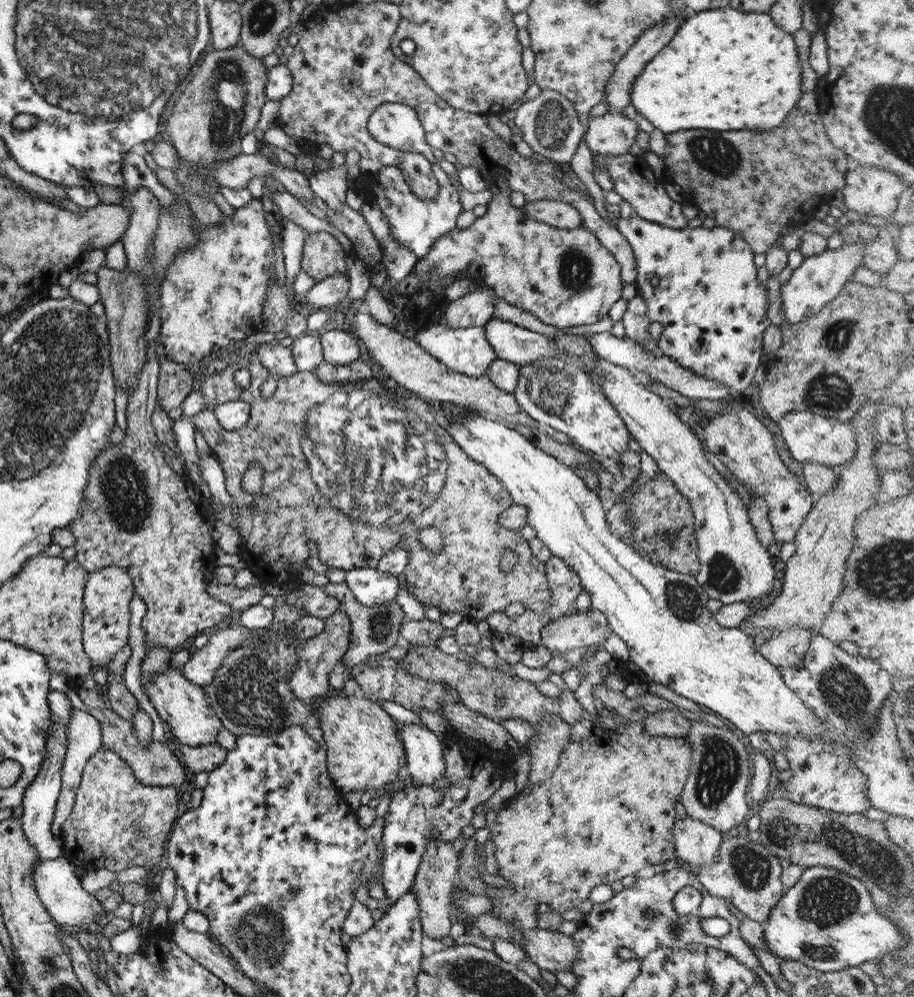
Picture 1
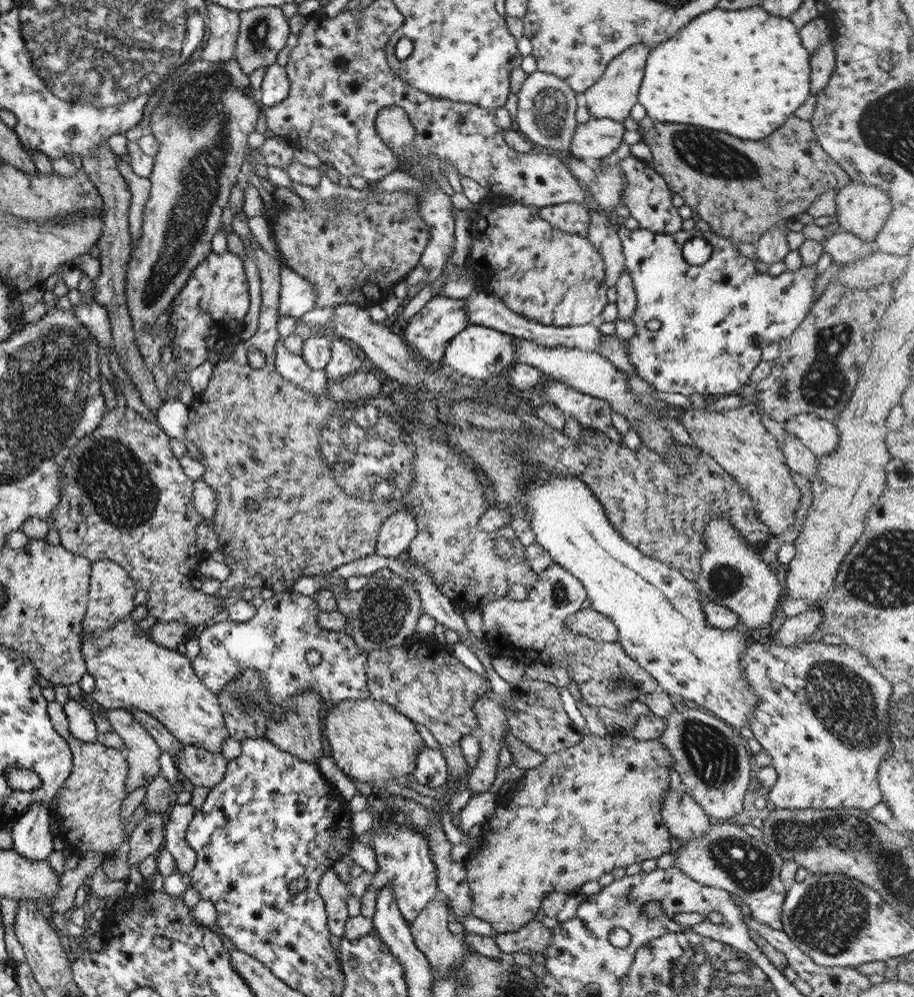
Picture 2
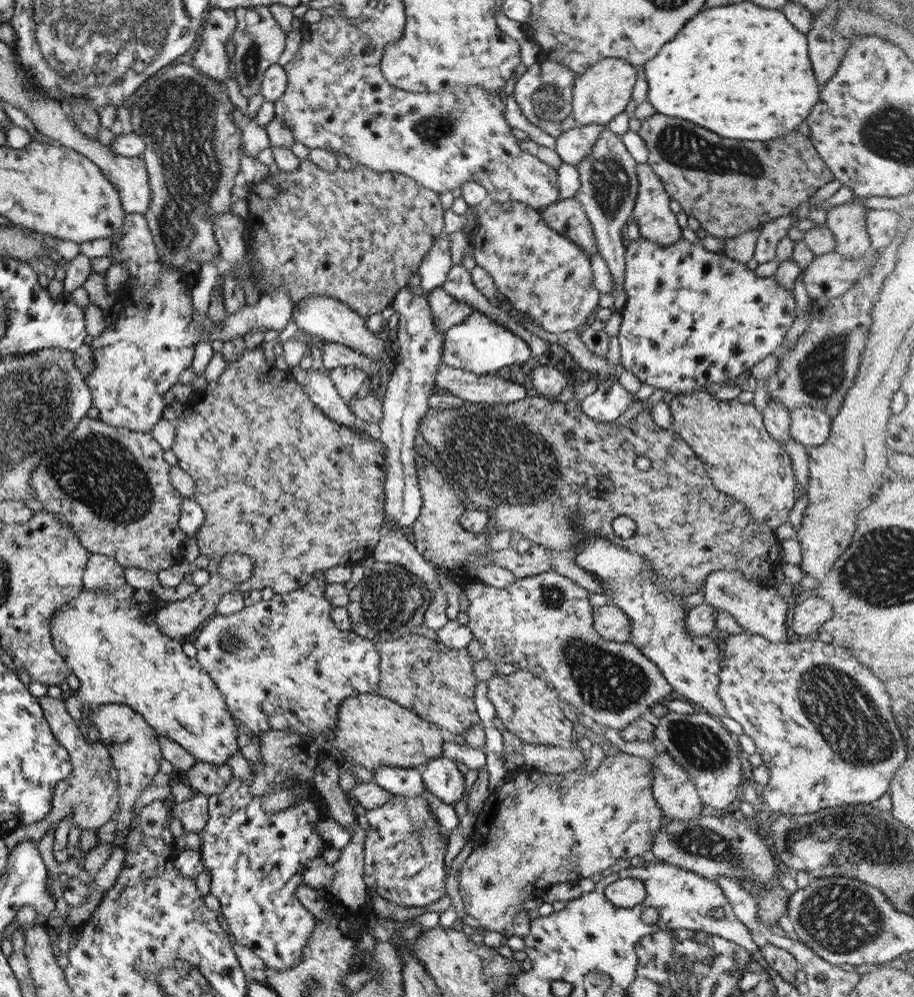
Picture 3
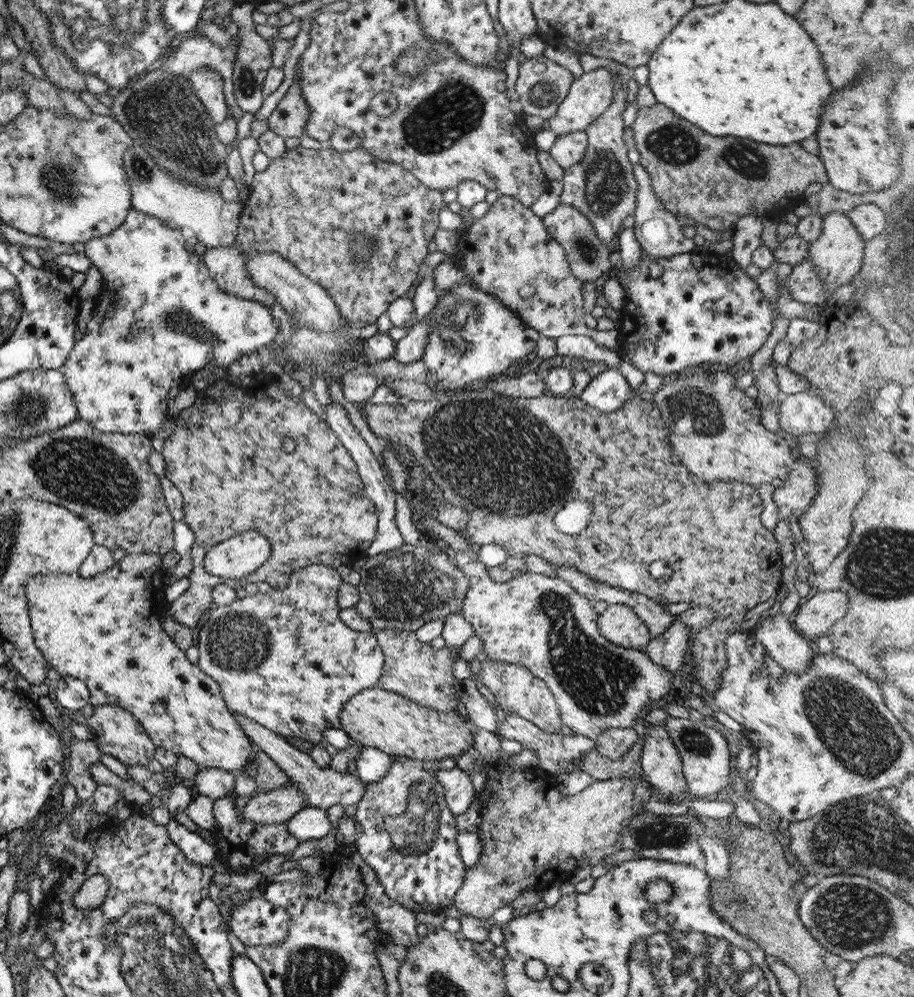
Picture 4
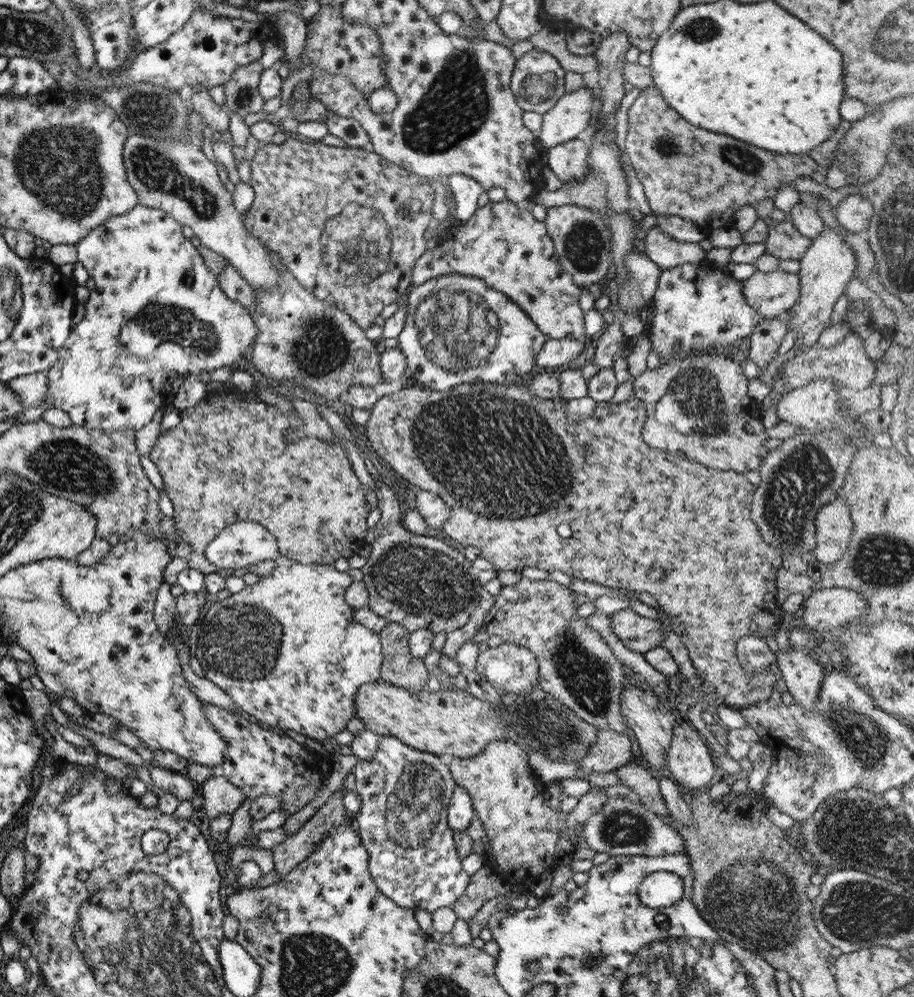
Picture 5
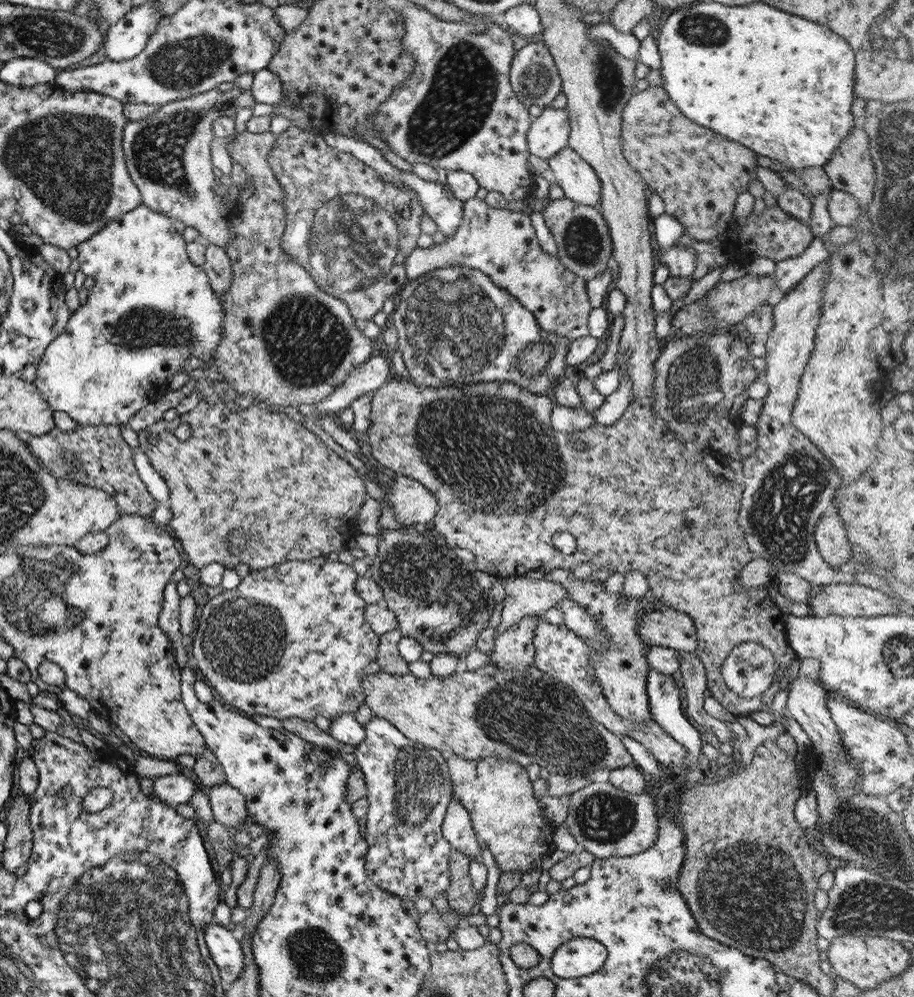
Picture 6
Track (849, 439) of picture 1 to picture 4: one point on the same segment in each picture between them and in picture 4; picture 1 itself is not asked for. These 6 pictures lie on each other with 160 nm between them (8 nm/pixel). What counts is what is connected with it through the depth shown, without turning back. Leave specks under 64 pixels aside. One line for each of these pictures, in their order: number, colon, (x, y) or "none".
2: (818, 435)
3: (810, 427)
4: (800, 413)

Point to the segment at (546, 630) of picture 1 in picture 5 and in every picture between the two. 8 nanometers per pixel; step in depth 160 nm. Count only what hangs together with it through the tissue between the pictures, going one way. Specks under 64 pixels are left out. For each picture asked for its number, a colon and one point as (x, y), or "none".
2: (587, 622)
3: (609, 622)
4: (617, 623)
5: (639, 634)

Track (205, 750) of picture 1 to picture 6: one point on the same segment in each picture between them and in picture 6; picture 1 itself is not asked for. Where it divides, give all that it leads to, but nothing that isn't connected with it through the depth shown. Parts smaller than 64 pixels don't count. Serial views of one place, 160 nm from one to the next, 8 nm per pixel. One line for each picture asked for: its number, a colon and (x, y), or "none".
2: (200, 767)
3: (205, 778)
4: (213, 783)
5: (219, 797)
6: (227, 806)

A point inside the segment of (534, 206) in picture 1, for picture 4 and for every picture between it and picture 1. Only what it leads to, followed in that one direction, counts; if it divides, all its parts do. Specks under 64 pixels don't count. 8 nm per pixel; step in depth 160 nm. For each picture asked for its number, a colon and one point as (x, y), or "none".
2: (570, 217)
3: (566, 217)
4: (587, 257)

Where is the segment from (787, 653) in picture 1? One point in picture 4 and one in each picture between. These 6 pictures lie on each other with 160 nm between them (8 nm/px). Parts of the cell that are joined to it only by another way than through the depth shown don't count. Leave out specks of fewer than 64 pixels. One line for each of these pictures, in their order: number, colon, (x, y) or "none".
2: (793, 631)
3: (812, 612)
4: (814, 617)

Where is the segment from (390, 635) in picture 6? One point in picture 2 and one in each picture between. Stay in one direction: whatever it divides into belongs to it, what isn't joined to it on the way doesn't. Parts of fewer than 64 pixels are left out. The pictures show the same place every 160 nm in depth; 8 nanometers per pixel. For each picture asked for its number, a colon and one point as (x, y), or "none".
2: (420, 678)
3: (436, 682)
4: (411, 668)
5: (399, 667)

